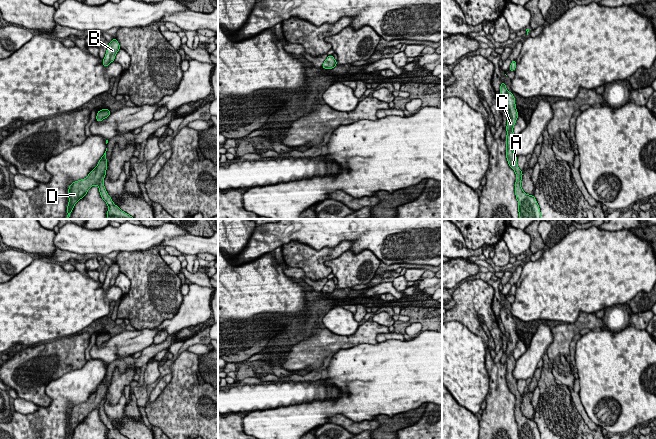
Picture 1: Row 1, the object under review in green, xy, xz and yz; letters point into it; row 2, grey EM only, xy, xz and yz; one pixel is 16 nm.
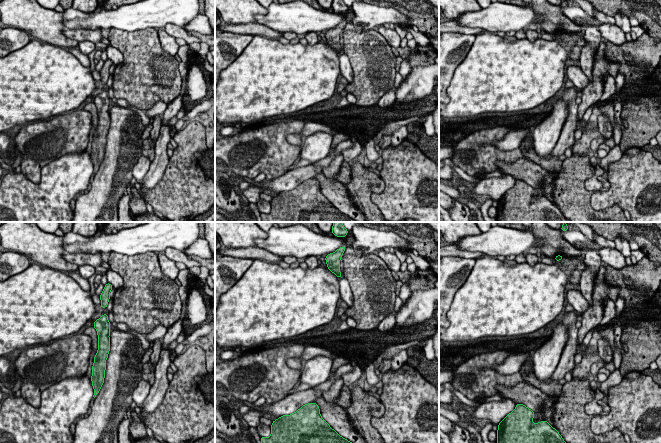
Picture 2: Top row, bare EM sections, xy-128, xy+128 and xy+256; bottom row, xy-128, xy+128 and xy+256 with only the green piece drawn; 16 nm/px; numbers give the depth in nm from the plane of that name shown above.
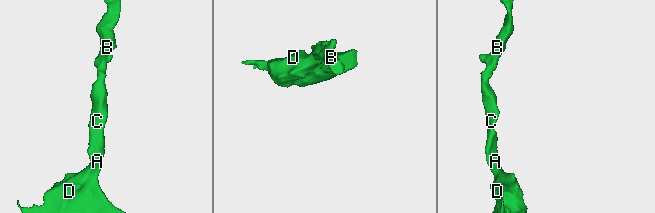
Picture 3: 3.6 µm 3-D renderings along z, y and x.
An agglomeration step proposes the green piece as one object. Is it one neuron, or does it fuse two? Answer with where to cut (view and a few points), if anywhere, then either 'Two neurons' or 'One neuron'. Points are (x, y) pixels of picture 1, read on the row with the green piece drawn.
No split. One neuron

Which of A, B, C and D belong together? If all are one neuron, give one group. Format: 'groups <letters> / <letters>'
groups A B C D

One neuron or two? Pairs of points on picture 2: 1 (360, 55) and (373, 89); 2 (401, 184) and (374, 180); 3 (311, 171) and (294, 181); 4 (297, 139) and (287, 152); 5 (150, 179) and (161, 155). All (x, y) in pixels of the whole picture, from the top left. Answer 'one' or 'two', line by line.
1: one
2: two
3: one
4: two
5: one

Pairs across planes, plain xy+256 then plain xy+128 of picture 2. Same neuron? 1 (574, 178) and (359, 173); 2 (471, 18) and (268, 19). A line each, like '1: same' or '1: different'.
1: same
2: same

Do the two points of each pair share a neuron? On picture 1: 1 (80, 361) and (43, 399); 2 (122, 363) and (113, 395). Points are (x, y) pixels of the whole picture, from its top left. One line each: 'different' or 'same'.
1: same
2: different

